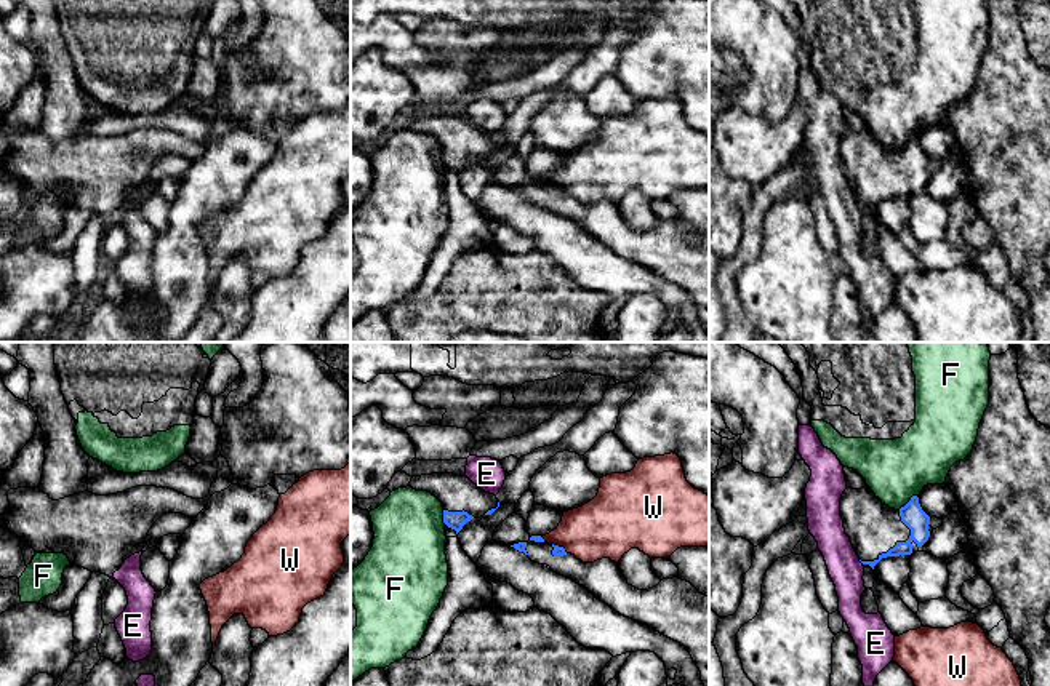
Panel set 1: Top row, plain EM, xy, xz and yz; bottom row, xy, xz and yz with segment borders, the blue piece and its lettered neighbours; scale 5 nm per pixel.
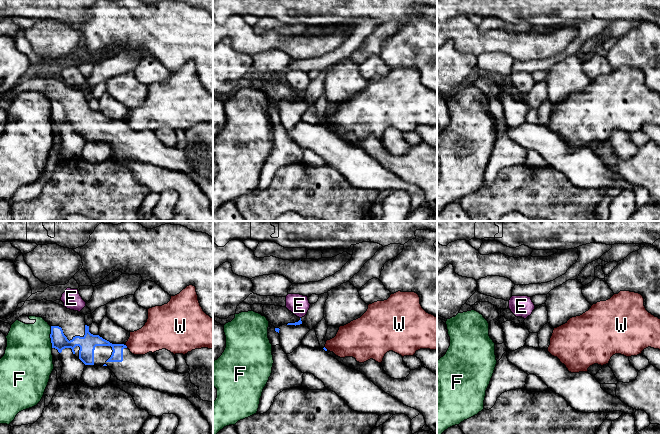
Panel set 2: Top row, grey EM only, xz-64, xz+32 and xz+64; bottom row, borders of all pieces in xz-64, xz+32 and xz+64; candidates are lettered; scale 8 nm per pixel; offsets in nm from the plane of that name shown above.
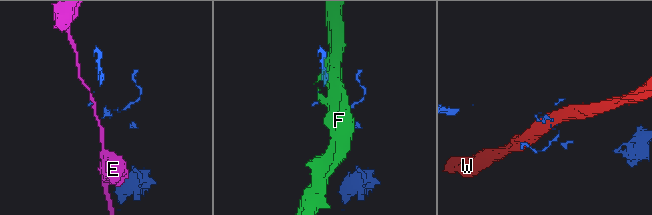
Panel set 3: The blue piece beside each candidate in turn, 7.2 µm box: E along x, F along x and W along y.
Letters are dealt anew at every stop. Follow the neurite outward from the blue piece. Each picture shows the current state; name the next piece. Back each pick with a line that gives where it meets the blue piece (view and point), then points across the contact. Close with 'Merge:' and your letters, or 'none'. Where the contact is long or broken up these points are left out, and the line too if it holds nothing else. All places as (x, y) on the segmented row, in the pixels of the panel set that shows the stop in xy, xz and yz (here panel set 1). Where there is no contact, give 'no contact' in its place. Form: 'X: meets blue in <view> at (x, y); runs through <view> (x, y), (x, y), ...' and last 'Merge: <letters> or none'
Merge: none

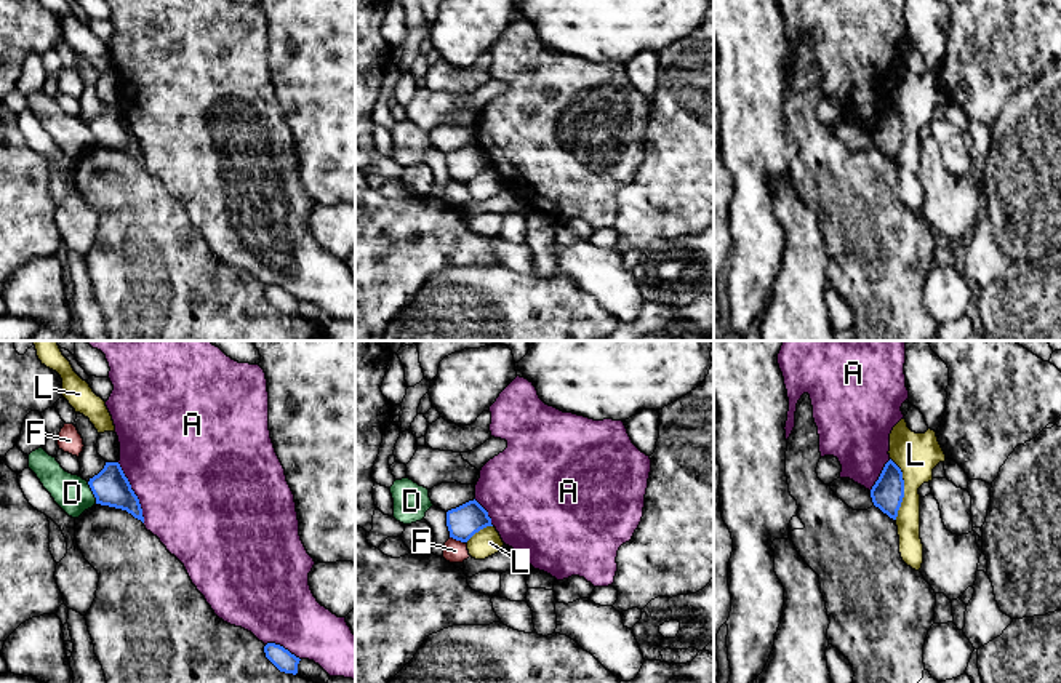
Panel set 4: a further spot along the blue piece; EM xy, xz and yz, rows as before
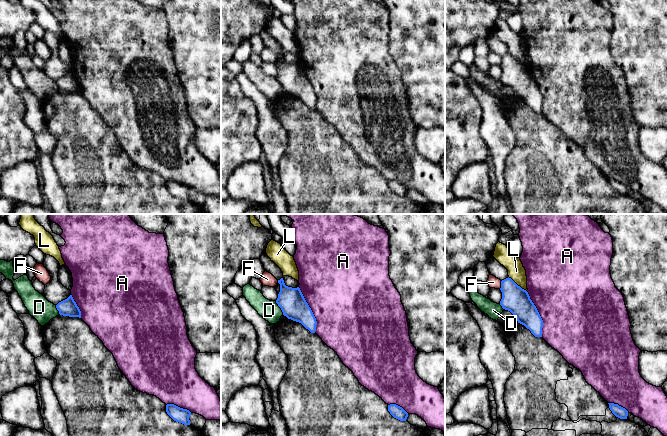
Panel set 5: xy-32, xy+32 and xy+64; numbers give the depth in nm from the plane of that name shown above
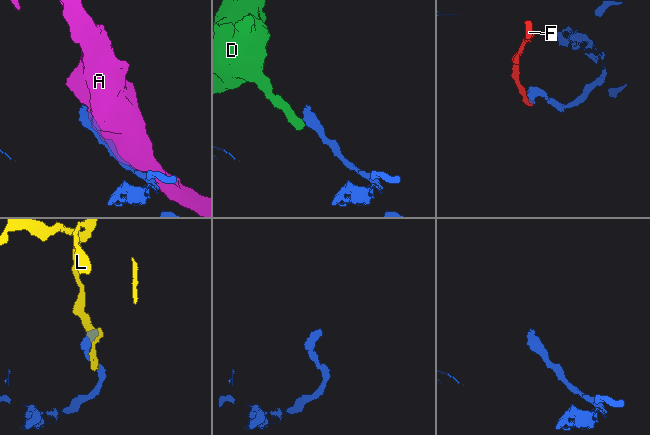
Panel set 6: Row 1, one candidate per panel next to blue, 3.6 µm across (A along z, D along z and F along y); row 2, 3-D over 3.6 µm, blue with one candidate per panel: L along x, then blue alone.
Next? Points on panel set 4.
Merge: none

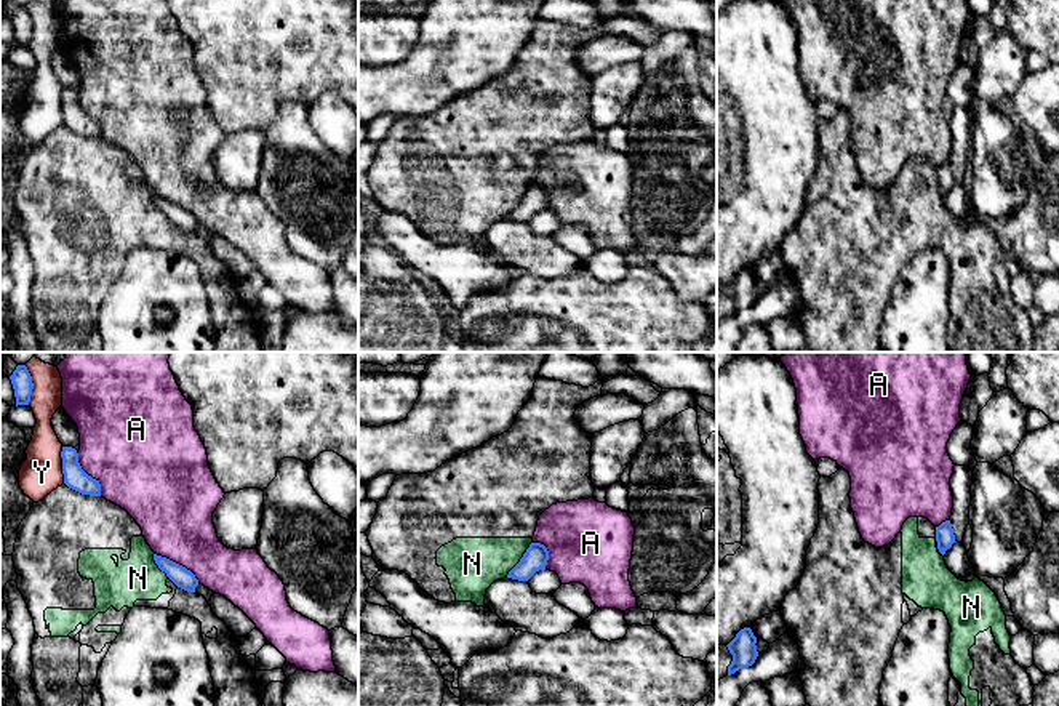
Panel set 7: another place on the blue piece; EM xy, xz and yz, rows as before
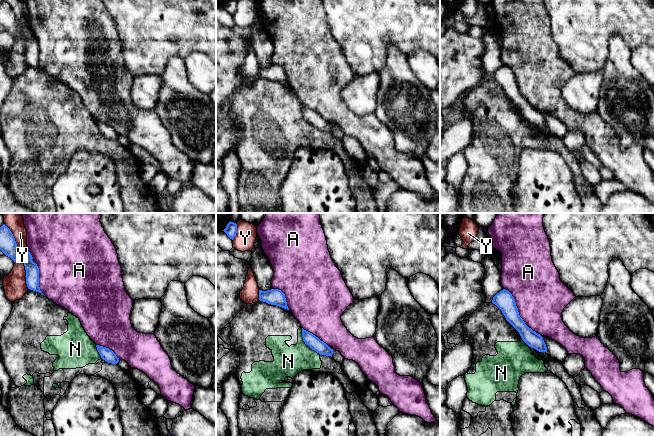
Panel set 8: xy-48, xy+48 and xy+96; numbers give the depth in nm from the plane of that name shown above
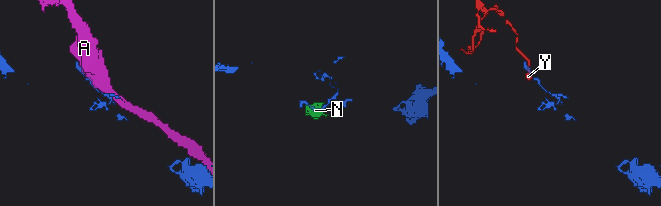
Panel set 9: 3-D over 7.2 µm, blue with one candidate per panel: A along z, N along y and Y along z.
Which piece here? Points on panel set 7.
Merge: none

